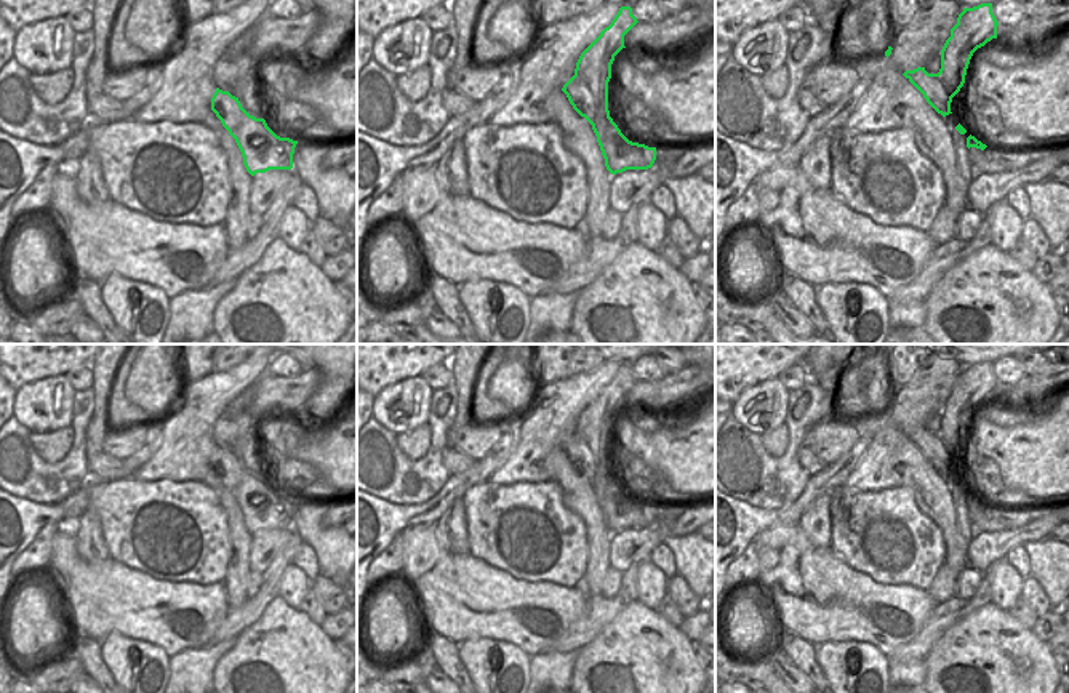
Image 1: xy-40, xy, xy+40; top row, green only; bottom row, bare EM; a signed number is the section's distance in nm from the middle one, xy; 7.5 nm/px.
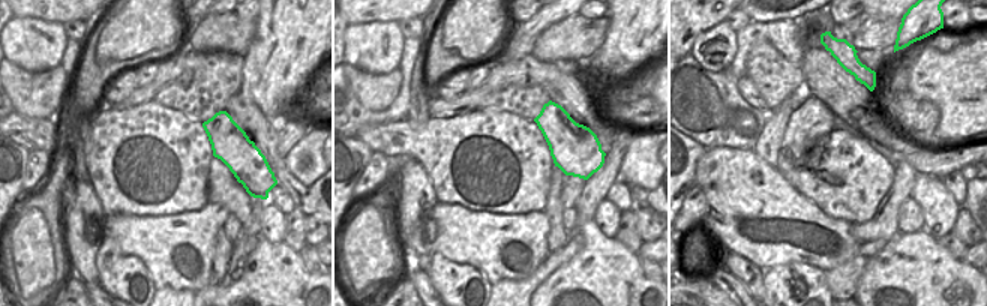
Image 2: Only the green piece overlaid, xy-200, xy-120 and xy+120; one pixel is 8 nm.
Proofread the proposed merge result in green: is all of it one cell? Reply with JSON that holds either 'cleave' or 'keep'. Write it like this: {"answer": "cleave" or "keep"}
{"answer": "cleave"}

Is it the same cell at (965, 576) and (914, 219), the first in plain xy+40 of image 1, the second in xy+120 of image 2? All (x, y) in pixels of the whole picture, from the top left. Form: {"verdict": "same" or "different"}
{"verdict": "same"}

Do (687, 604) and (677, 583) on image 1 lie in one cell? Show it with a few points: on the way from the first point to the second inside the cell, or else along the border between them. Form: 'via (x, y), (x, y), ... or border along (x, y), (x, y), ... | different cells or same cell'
via (685, 599), (677, 588) | same cell

